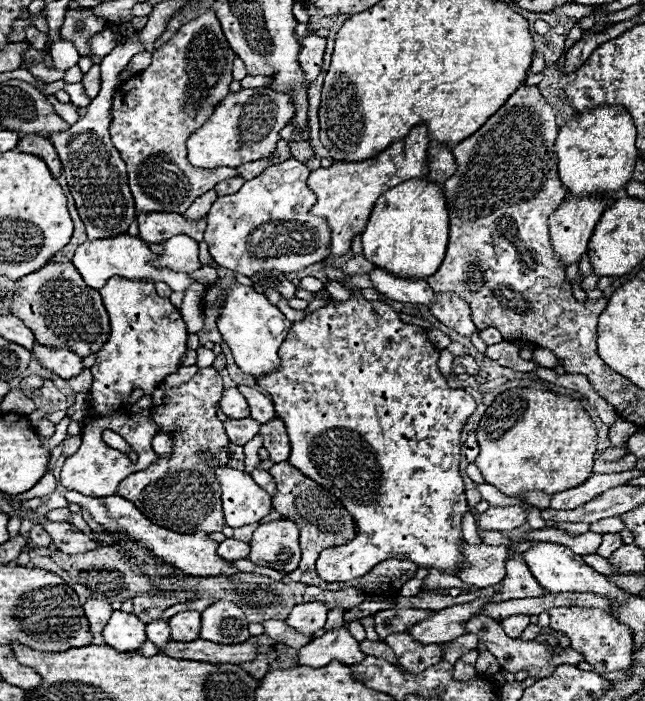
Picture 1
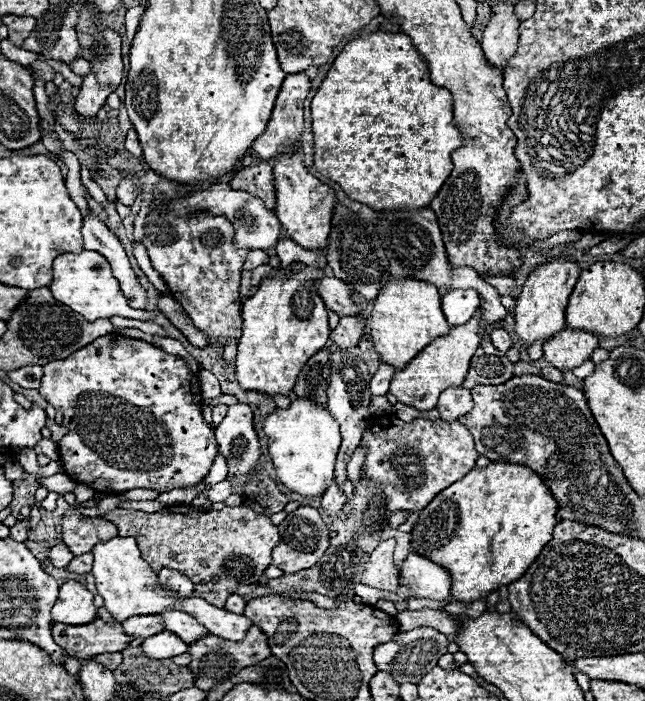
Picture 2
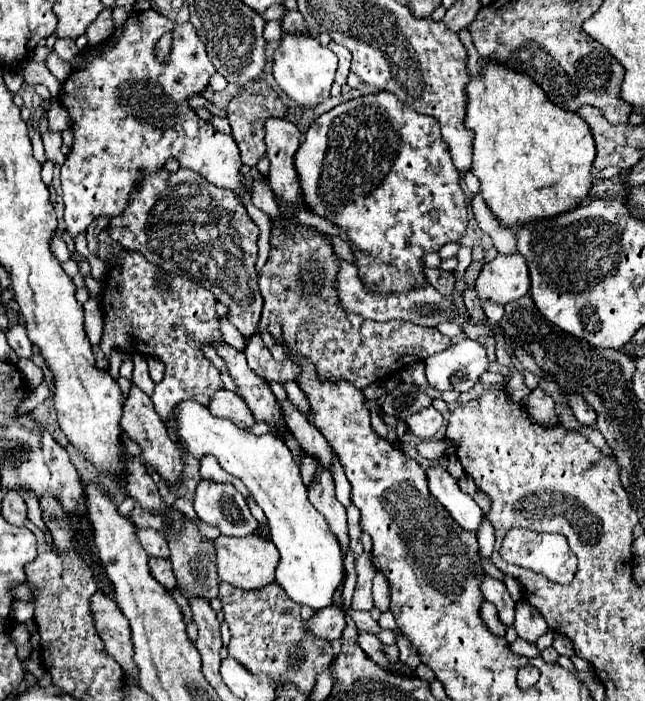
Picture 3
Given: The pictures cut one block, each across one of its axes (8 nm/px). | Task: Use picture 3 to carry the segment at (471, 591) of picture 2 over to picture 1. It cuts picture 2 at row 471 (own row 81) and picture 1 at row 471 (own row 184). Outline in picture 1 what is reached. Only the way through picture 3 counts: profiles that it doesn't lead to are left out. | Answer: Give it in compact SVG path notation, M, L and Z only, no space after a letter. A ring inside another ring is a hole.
M508 388L498 394L484 412L476 436L480 454L474 464L480 468L484 480L496 486L506 496L520 496L526 490L556 494L582 484L592 474L598 442L596 426L584 410L582 400L572 400L554 392L542 392L538 388Z

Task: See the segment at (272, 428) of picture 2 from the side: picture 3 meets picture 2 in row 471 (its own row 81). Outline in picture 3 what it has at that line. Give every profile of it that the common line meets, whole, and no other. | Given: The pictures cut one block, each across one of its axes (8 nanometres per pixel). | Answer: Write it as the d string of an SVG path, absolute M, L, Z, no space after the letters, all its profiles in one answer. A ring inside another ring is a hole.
M284 34L280 48L274 52L274 80L282 92L302 108L312 108L330 98L330 86L334 84L336 68L338 58L328 48L320 46L312 36Z

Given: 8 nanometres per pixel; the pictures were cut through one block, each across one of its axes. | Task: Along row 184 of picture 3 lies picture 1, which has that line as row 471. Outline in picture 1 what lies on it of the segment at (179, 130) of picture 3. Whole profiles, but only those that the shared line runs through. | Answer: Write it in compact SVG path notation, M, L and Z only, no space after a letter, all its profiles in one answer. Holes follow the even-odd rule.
M114 276L100 290L104 306L110 316L110 338L102 350L96 352L96 364L90 368L94 382L90 388L92 402L88 406L88 416L82 428L82 446L74 452L60 472L60 484L66 490L76 490L84 496L112 496L118 484L138 470L148 468L158 460L158 454L152 450L152 438L158 434L158 426L150 420L152 412L152 392L166 376L174 374L180 368L180 360L186 352L186 324L178 308L168 300L156 294L154 282L128 280ZM142 390L142 398L134 404L128 402L130 392ZM112 430L120 434L138 454L138 460L132 462L124 452L110 448L102 440L102 432ZM224 466L216 468L216 478L222 486L222 506L228 526L242 528L260 522L270 512L270 494L248 472Z

